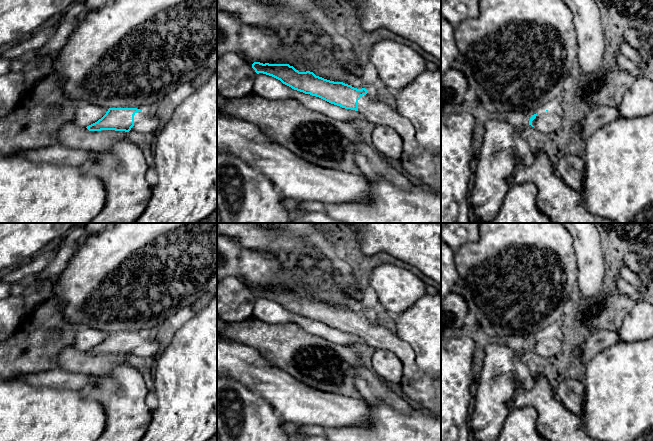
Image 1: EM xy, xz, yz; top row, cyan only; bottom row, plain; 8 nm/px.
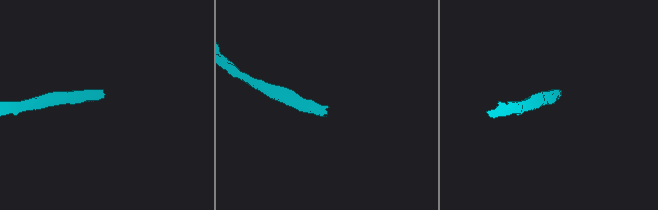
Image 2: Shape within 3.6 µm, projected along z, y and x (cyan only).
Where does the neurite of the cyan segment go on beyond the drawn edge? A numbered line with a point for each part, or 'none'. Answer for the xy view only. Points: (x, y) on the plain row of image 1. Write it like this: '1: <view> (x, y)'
1: xy (147, 346)

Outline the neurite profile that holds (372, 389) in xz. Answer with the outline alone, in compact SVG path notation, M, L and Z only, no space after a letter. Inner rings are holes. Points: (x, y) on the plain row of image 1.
M348 344L354 349L358 356L358 363L355 365L357 377L357 390L367 403L384 403L400 413L411 414L414 409L408 401L393 391L389 384L375 374L373 370L368 369L362 360L362 351L355 344Z

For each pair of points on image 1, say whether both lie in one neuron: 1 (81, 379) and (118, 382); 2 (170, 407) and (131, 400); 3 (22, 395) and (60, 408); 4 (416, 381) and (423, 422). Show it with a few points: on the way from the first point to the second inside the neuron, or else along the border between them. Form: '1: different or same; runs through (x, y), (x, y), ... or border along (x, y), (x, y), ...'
1: different; border along (94, 377), (92, 385), (85, 386), (79, 390)
2: different; border along (151, 410), (146, 430)
3: same; runs through (31, 404), (35, 408), (51, 408)
4: different; border along (426, 410), (430, 413)

